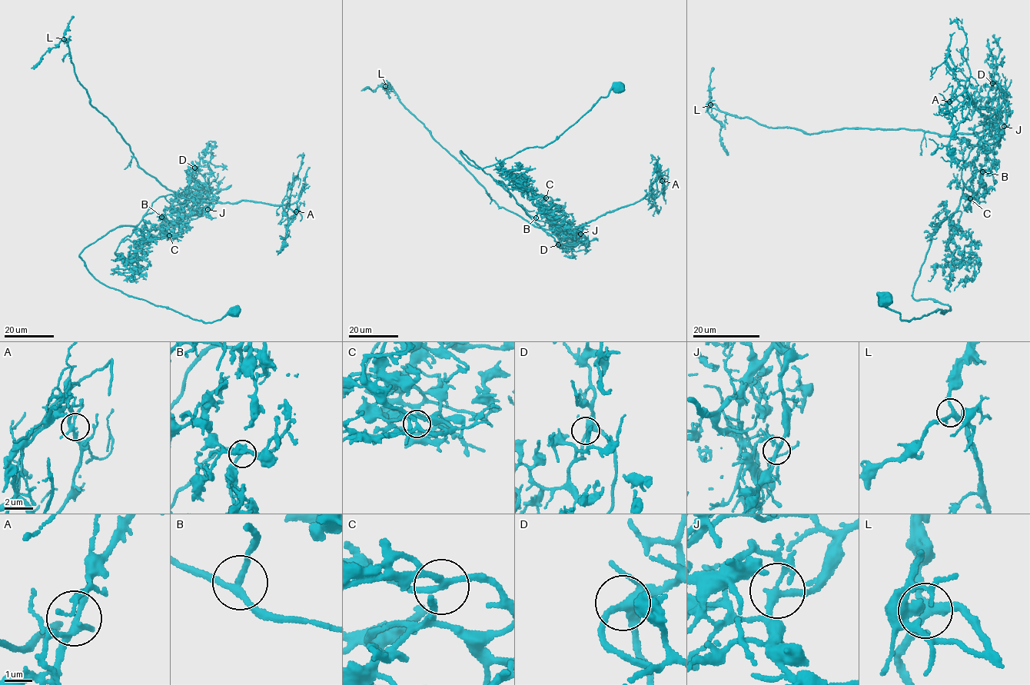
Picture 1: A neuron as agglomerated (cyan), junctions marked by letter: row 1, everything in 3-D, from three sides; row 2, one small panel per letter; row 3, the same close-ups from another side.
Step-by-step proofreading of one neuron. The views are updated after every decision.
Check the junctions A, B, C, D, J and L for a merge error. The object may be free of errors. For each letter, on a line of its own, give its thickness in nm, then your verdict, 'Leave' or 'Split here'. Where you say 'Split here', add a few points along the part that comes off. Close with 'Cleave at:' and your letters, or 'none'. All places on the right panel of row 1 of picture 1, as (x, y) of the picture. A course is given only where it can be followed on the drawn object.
A: Thickness 220 nm. Leave
B: Thickness 220 nm. Leave
C: Thickness 180 nm. Leave
D: Thickness 320 nm. Leave
J: Thickness 220 nm. Split here. Course of the part to remove: (1004, 126), (1003, 102), (985, 131), (948, 137), (901, 128), (809, 134), (713, 104), (707, 111), (729, 154)
L: Thickness 240 nm. Leave
Cleave at: J

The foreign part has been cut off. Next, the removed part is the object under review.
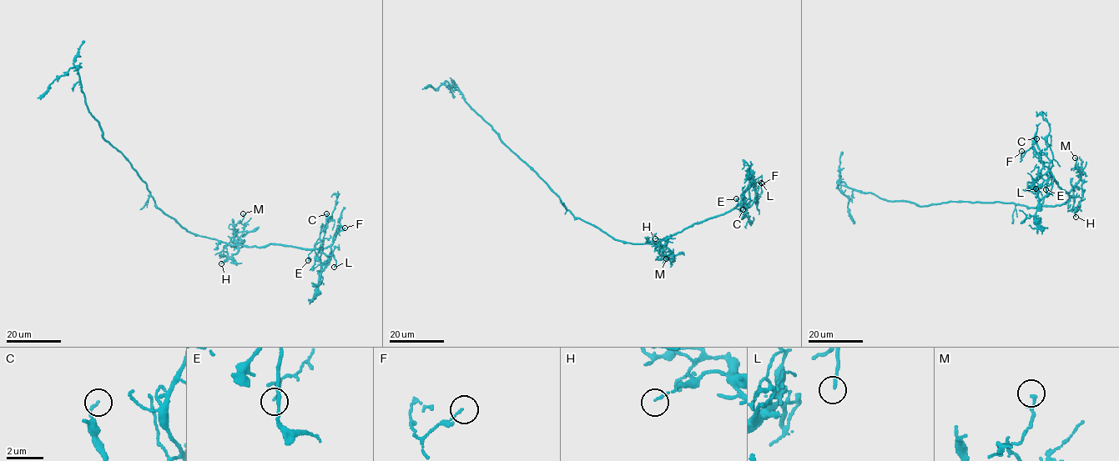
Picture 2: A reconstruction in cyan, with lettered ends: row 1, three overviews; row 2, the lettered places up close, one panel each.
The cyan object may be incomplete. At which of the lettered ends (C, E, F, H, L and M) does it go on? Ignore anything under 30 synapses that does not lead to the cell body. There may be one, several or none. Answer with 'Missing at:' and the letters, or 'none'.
Missing at: L

